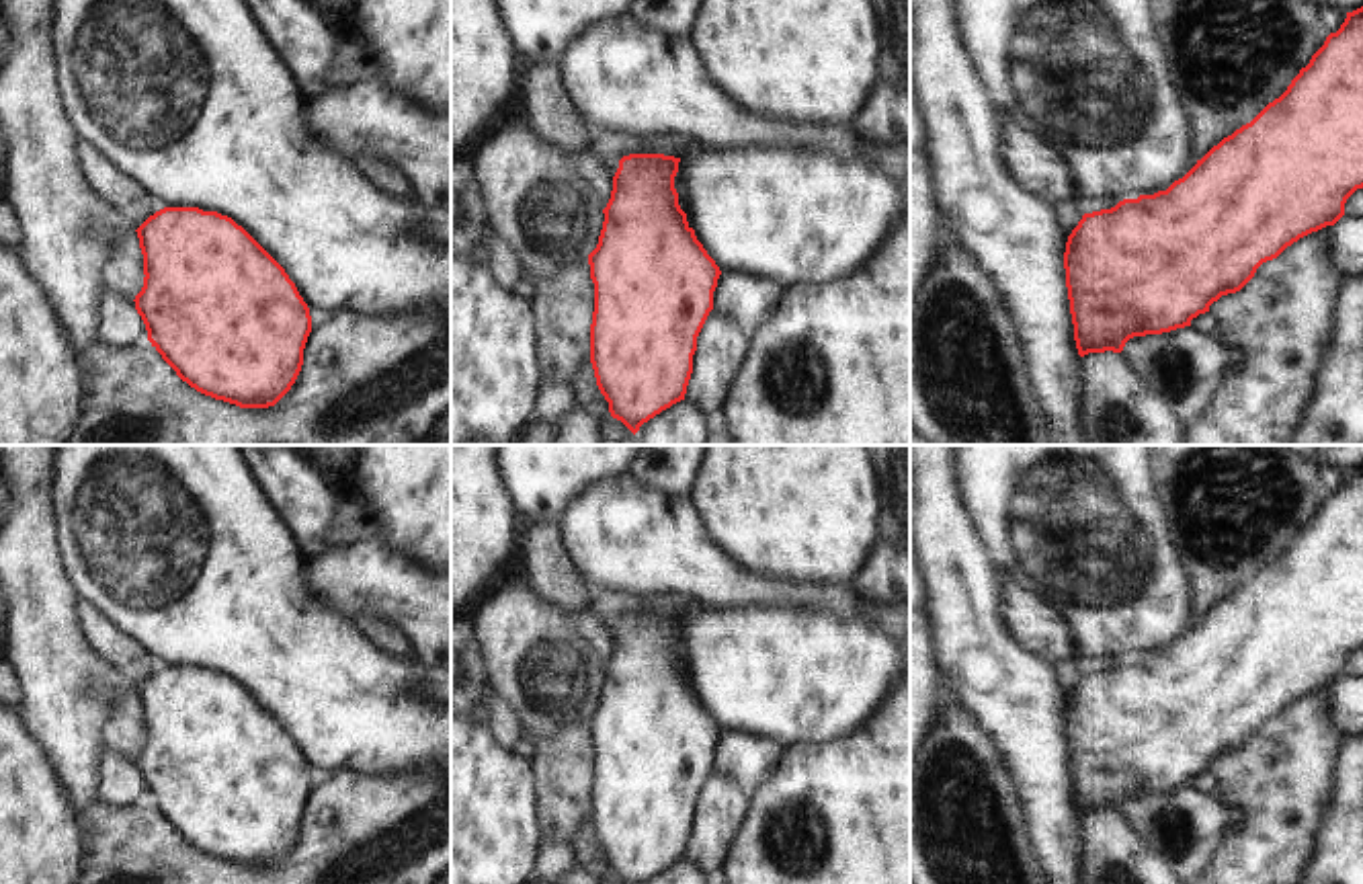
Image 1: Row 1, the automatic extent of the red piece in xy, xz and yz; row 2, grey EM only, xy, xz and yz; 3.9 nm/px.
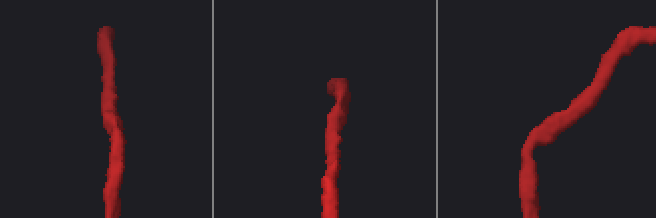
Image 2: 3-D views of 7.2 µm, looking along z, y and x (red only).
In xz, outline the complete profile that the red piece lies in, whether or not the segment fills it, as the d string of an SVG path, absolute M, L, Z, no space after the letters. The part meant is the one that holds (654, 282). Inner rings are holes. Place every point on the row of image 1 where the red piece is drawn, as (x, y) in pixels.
M629 154L619 160L598 244L588 254L594 283L590 363L611 416L633 435L685 400L697 336L713 310L721 275L678 205L678 162L680 158L664 154Z

